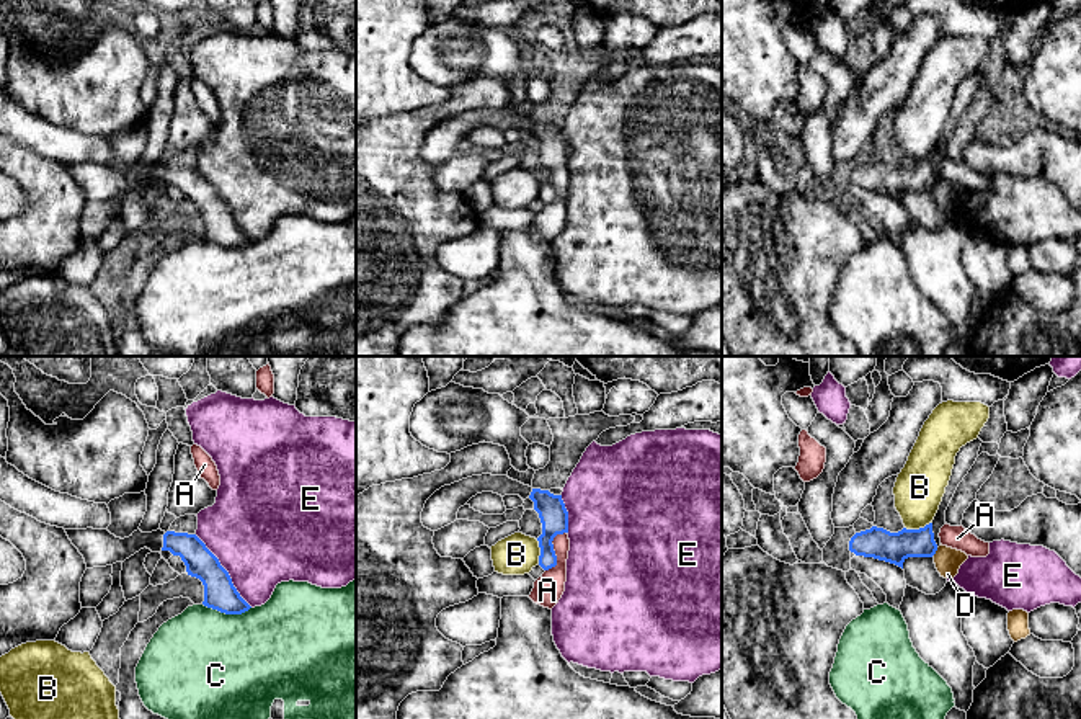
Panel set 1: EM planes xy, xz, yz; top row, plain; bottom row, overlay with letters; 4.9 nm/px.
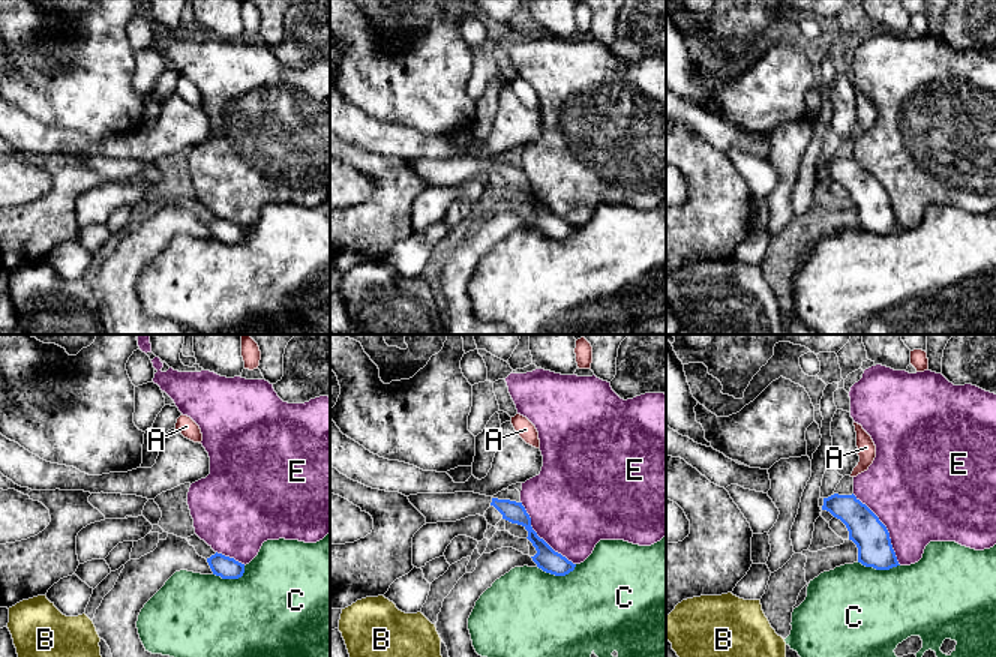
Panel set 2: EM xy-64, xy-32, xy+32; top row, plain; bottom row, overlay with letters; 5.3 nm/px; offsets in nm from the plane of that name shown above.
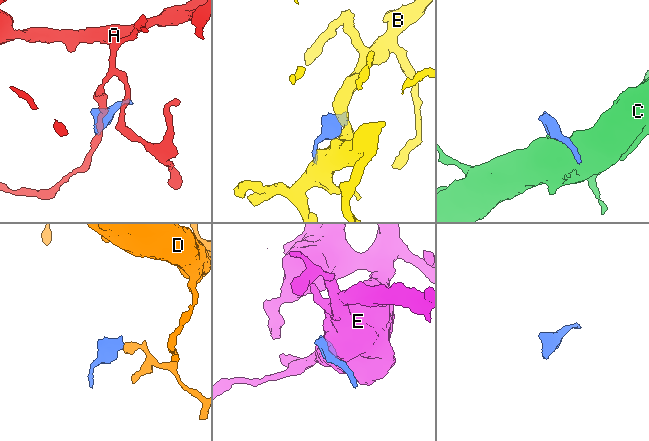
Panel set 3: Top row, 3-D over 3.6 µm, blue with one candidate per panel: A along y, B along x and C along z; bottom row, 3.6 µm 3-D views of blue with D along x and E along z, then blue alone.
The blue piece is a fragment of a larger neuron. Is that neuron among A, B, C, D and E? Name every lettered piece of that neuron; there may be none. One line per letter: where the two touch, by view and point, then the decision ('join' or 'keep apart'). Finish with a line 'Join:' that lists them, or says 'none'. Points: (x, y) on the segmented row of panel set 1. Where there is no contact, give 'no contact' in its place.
A: meets blue in xz at (554, 551); keep apart
B: meets blue in yz at (920, 528); keep apart
C: meets blue in xy at (227, 613); keep apart
D: meets blue in yz at (936, 549); keep apart
E: meets blue in xy at (226, 571); keep apart
Join: none

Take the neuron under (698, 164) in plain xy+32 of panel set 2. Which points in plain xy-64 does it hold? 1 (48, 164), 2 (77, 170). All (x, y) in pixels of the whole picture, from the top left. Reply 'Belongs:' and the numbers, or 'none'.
Belongs: 1, 2

